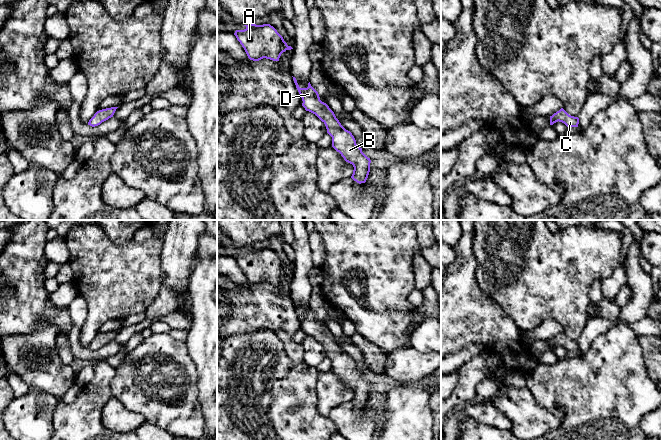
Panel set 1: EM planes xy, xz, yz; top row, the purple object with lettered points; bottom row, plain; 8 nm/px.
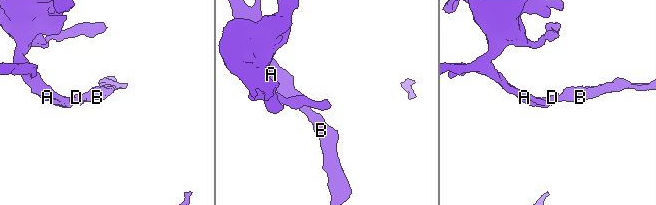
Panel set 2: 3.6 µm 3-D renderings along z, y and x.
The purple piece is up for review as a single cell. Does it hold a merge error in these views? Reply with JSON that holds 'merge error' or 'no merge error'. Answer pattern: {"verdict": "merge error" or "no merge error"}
{"verdict": "no merge error"}

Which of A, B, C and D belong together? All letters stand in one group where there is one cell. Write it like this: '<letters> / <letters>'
A B C D

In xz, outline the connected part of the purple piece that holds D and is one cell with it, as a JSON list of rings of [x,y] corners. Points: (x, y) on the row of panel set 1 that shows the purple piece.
[[[295,77],[293,80],[302,98],[302,106],[325,124],[327,133],[332,137],[332,147],[346,162],[353,165],[351,178],[359,184],[365,183],[370,172],[370,158],[362,152],[352,133],[341,125],[329,106],[320,100],[318,92],[310,82],[307,88],[300,88]]]

